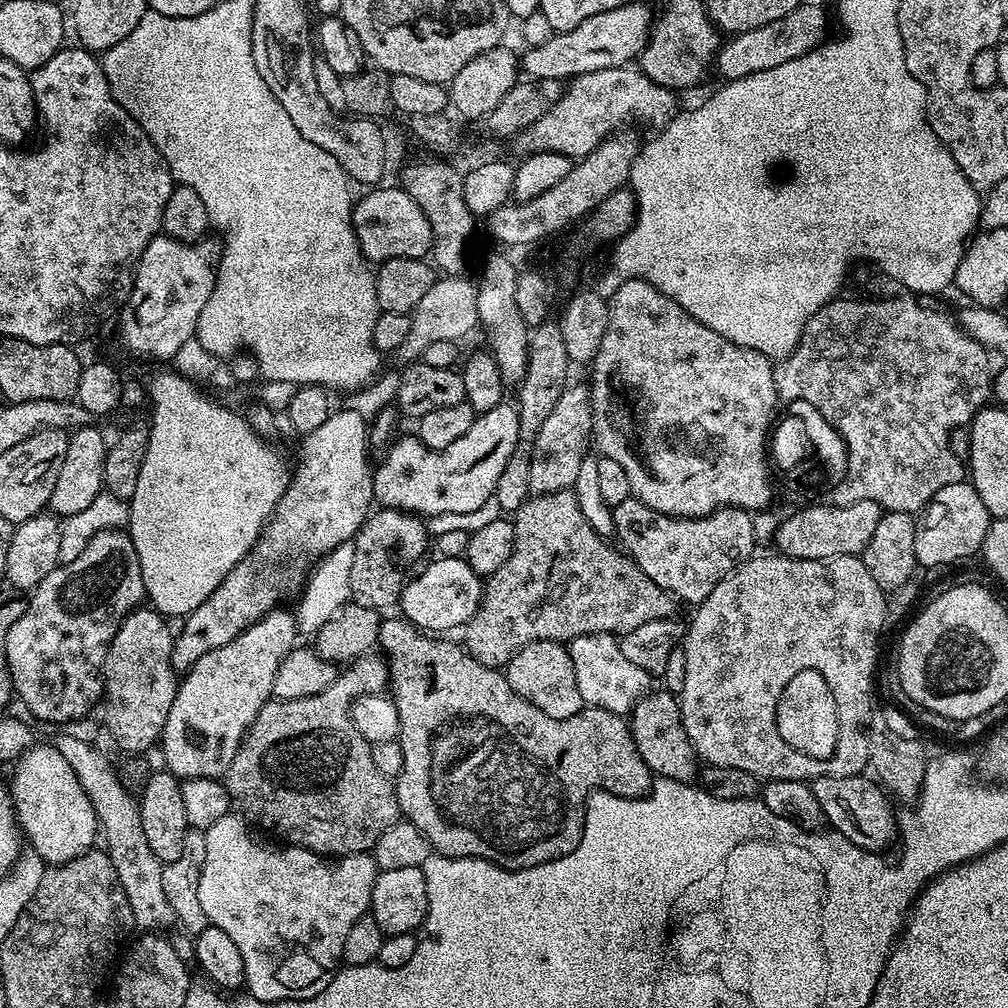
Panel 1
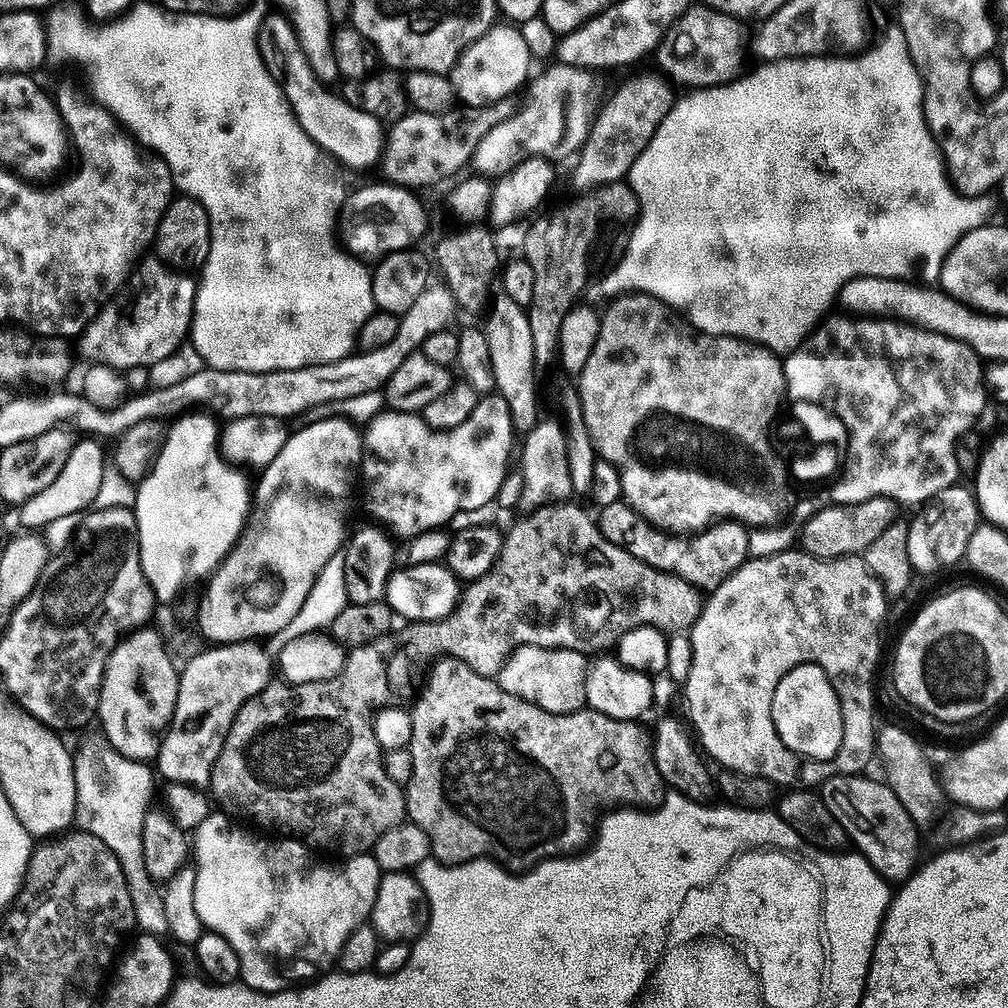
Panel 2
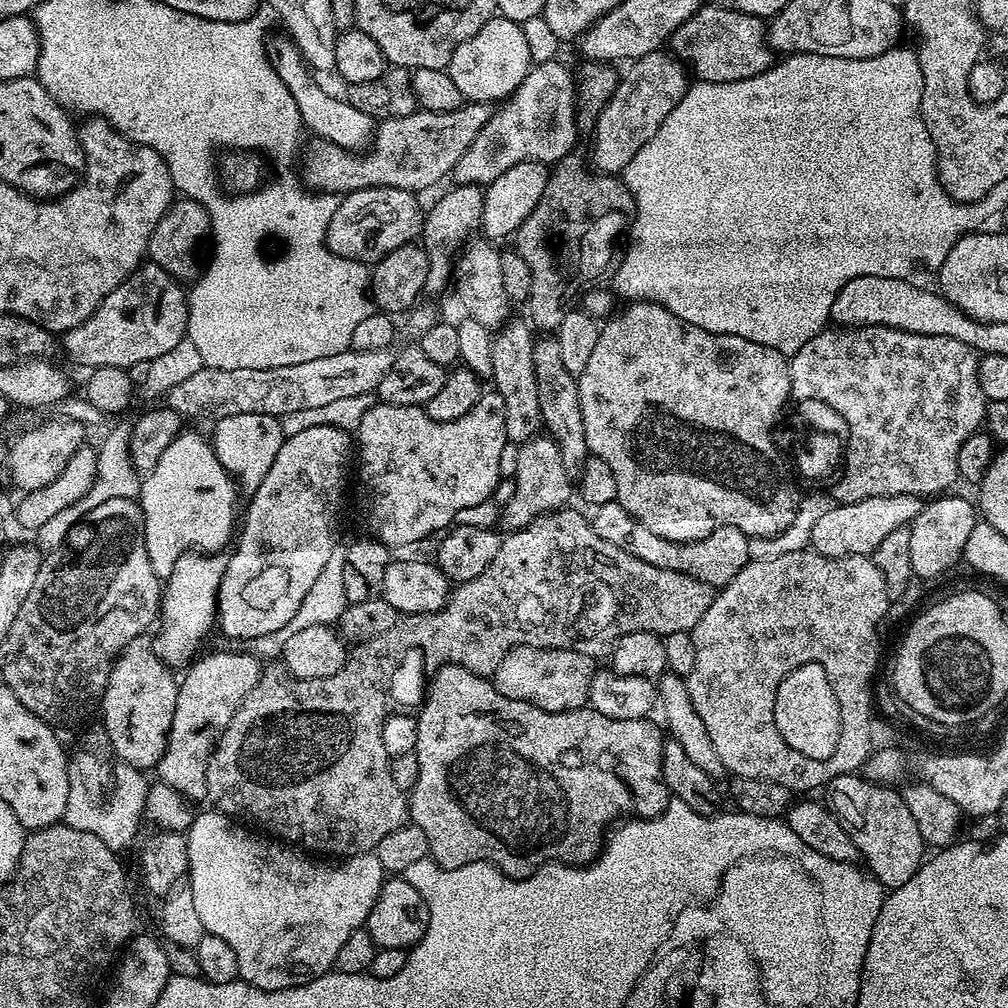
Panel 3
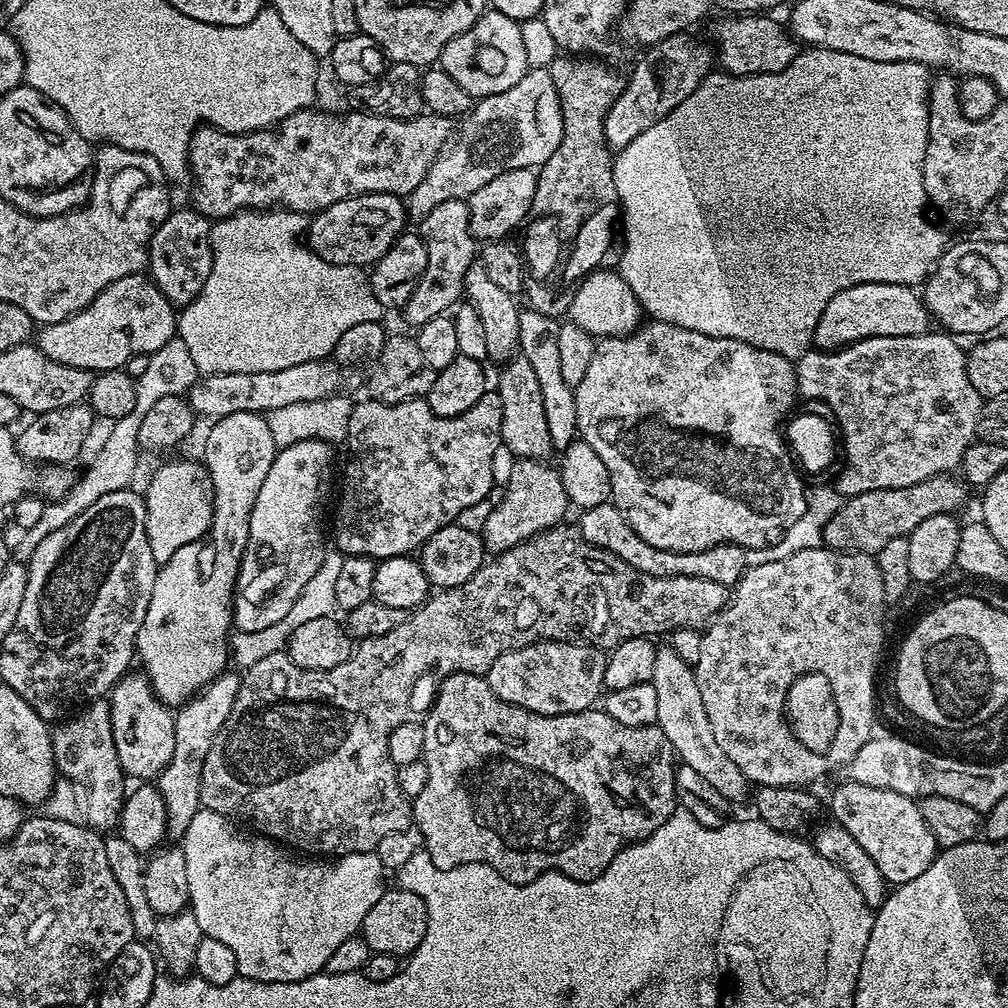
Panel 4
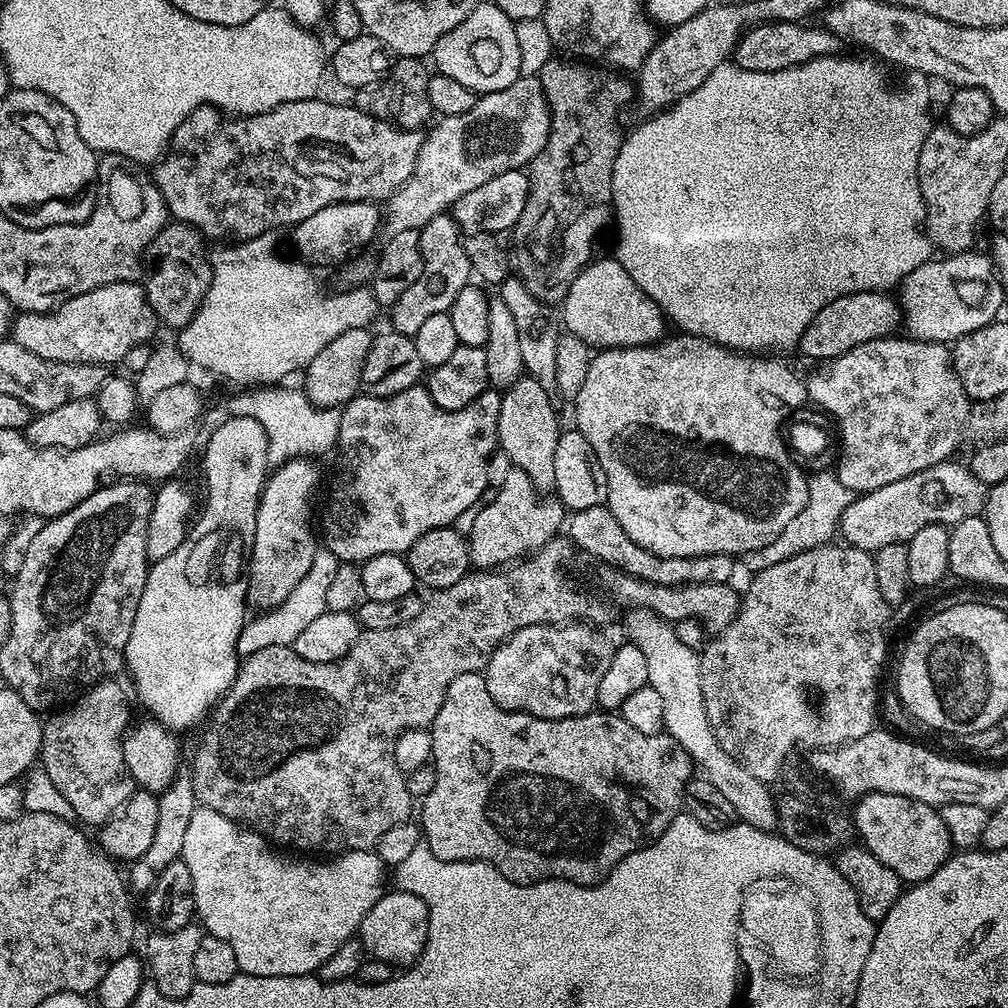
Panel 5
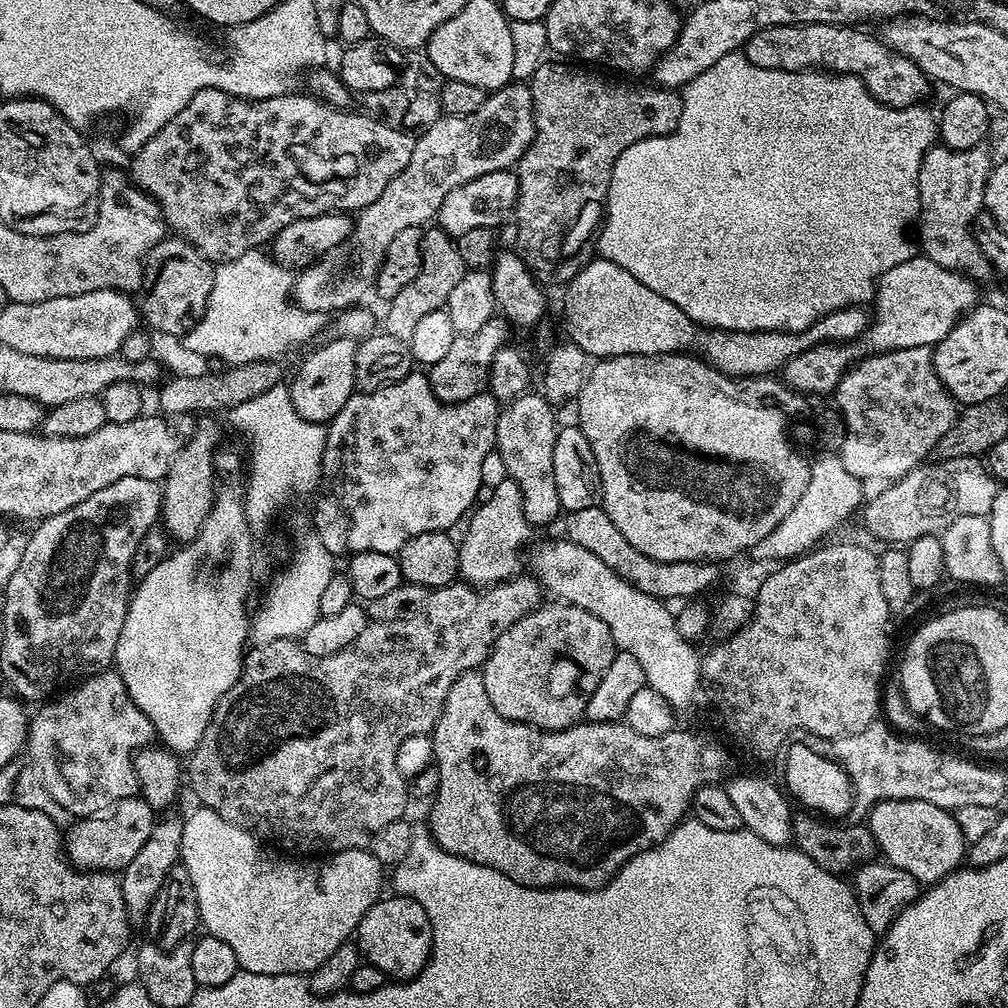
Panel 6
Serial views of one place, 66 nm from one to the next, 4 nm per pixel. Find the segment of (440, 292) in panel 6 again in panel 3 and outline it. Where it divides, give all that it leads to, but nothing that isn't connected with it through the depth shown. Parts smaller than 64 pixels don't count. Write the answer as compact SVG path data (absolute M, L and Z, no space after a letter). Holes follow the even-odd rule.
M456 184L449 192L444 192L432 204L432 209L427 209L426 215L422 220L422 247L424 253L428 255L428 269L426 270L425 293L430 297L436 296L444 287L449 287L450 281L454 276L454 257L463 249L469 239L471 228L480 228L482 218L482 206L484 205L484 188L474 184Z

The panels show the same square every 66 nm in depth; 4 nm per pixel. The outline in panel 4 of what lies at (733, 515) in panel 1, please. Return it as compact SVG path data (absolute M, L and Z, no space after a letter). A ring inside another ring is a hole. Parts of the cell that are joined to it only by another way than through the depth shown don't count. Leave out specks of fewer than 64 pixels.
M611 502L583 509L579 515L578 527L586 542L622 558L622 562L626 562L626 566L634 566L634 570L642 570L642 574L707 578L709 582L732 586L747 569L743 557L745 549L739 548L737 544L719 544L718 546L710 546L701 552L658 550L658 546L650 546L650 542L646 542L646 538L638 538L634 526L630 526L630 522L626 522L624 515Z

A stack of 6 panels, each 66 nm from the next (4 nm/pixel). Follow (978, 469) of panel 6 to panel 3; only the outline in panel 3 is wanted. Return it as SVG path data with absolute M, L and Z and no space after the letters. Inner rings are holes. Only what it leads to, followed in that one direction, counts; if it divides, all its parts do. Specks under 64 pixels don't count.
M890 494L878 498L866 498L853 504L836 504L835 508L827 511L815 523L811 547L830 558L871 557L872 552L878 550L878 542L882 542L882 538L888 537L892 531L911 525L912 520L918 518L921 507L921 497L910 494Z

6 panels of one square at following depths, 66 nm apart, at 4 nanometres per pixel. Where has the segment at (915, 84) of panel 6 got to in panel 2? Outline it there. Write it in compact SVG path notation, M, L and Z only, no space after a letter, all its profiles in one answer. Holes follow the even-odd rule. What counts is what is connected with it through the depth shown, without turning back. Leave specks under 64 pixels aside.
M693 3L670 26L654 53L655 67L673 85L685 84L685 89L713 88L728 84L745 71L745 25L730 14L709 8L707 3Z

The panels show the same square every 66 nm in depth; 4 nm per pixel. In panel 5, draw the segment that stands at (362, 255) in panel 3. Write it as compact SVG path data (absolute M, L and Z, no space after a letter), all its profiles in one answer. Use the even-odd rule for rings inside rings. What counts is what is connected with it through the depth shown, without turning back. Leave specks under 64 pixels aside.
M359 200L349 204L326 206L326 210L310 214L310 218L291 229L290 235L292 244L296 247L295 255L303 263L309 266L340 263L343 265L353 254L364 250L364 247L375 238L379 228L382 228L381 205L370 200Z

